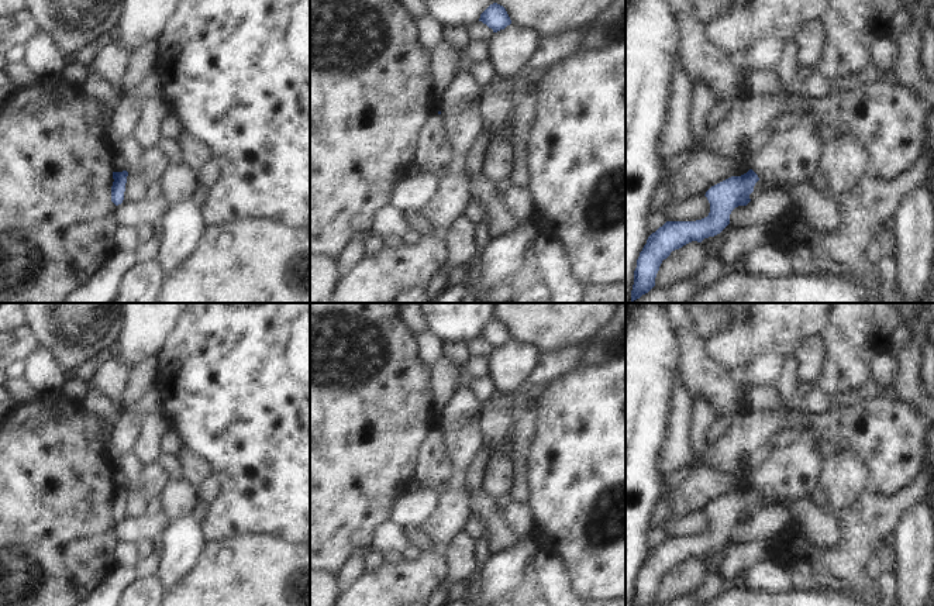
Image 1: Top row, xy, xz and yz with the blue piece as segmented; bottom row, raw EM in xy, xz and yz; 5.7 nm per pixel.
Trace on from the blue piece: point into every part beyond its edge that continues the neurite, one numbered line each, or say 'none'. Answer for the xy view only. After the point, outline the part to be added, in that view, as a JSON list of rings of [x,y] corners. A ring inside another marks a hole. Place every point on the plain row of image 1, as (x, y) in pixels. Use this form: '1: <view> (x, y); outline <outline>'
none

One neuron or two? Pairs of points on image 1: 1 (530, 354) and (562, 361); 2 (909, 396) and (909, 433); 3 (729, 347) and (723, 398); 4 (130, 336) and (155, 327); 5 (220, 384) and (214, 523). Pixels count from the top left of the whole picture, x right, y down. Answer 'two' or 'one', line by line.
1: two
2: two
3: two
4: one
5: one

